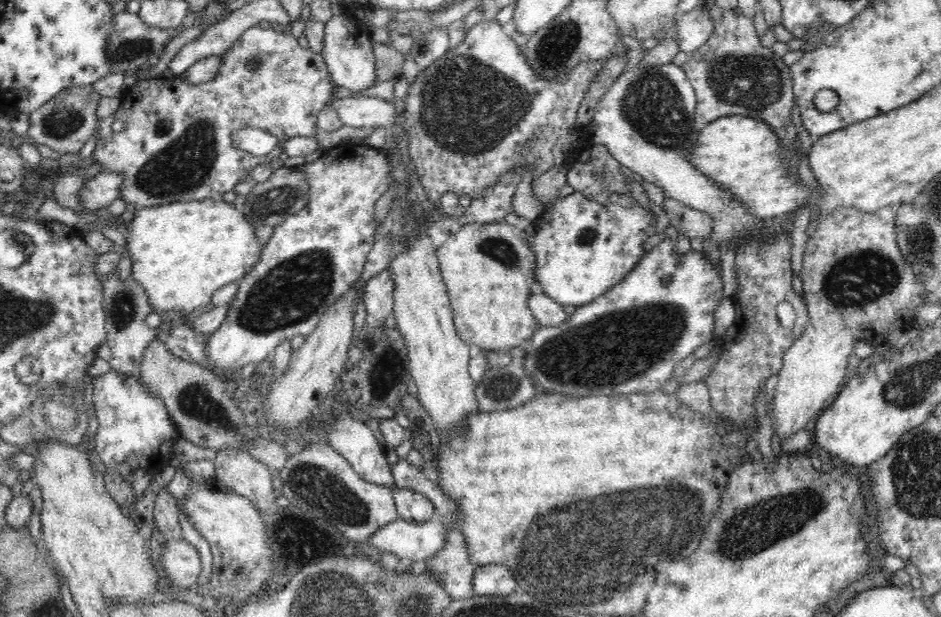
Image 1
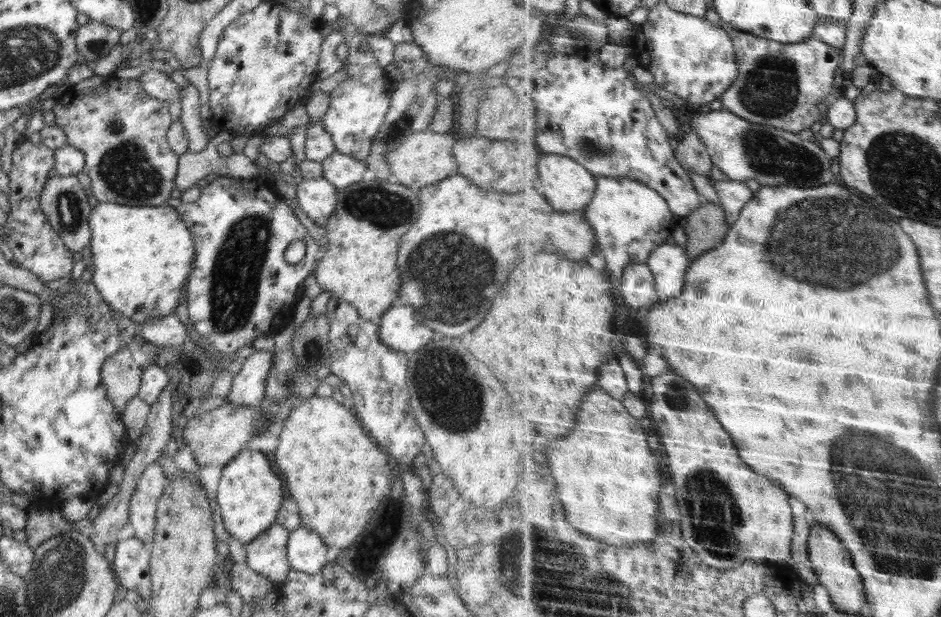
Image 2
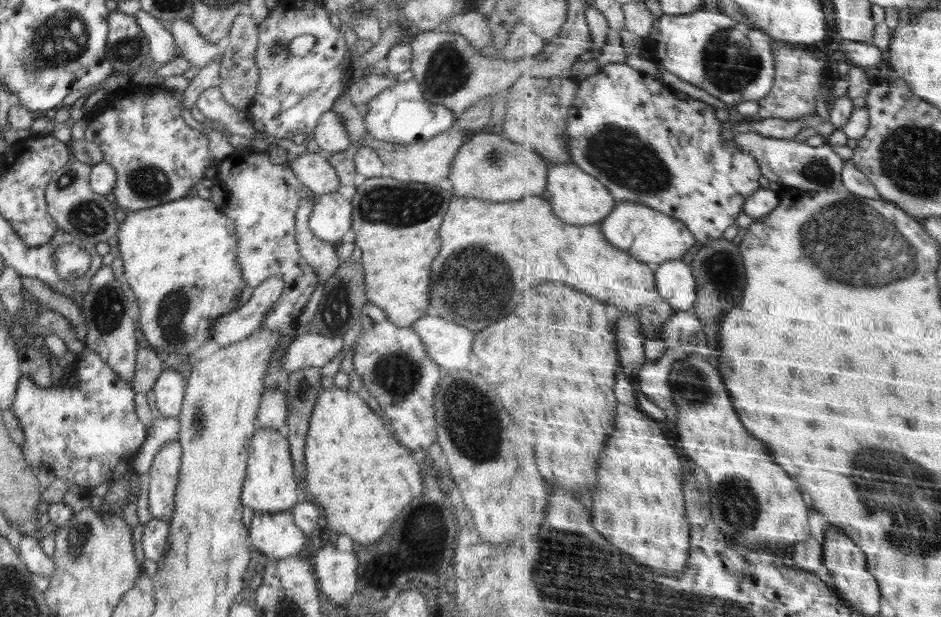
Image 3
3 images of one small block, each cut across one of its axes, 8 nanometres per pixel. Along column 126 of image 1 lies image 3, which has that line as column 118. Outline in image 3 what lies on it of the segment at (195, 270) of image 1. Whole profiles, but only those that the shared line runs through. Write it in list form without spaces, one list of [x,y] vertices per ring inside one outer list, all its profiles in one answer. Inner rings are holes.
[[[182,197],[150,209],[130,211],[126,220],[119,224],[117,237],[115,252],[124,265],[122,281],[137,301],[140,328],[153,350],[195,354],[205,343],[213,340],[213,322],[242,306],[252,296],[254,288],[245,283],[241,266],[234,264],[235,250],[237,255],[239,245],[234,223],[210,199]]]

